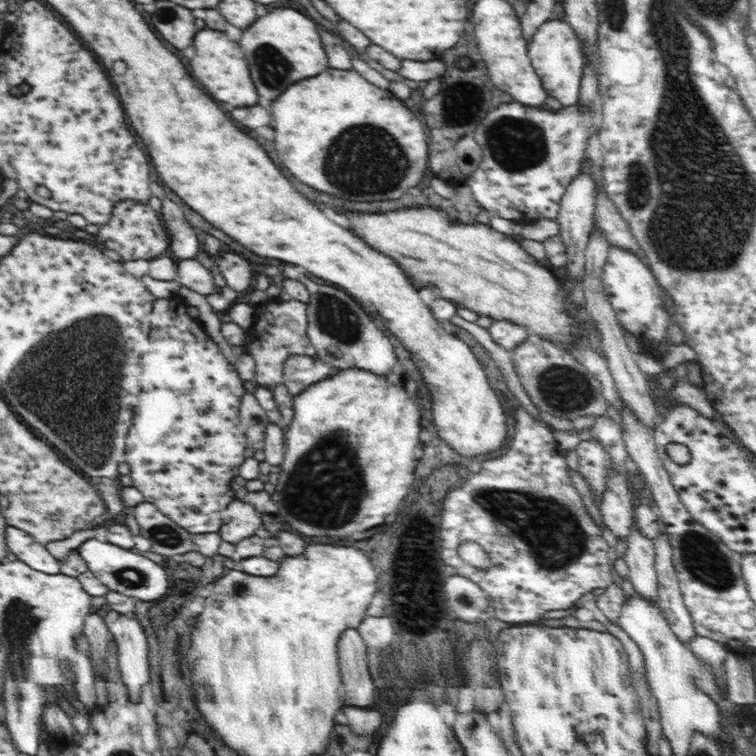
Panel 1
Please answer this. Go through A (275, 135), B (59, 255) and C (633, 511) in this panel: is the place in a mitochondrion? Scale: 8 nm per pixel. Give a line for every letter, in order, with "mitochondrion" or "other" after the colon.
A: other
B: other
C: other

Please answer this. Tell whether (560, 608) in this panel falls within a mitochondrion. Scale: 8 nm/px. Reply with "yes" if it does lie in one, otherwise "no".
no

